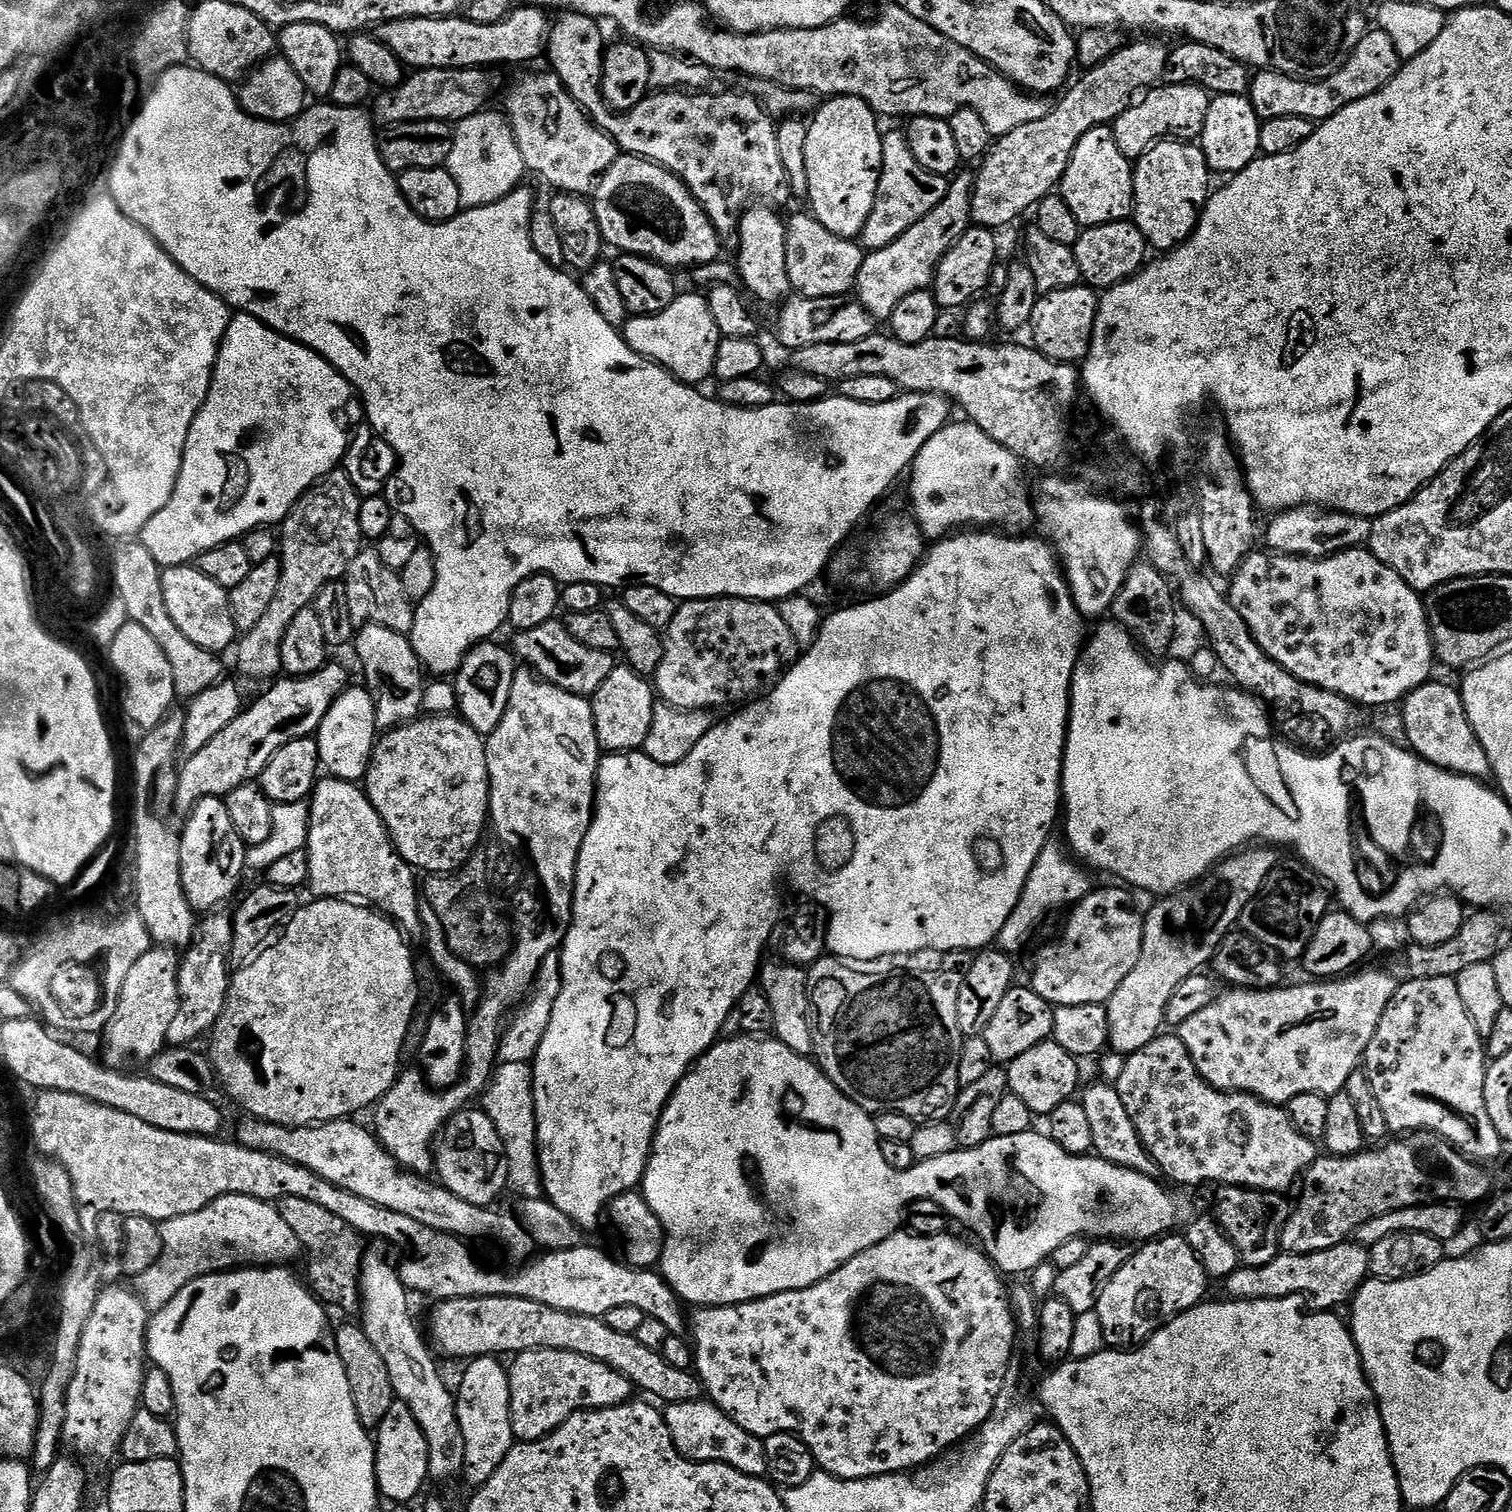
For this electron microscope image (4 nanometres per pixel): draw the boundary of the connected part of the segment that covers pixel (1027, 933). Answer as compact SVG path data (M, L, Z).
M1049 842L1038 854L1038 858L1026 878L1026 886L1022 890L1018 906L1014 906L1010 918L1006 918L1006 926L1002 926L1002 930L996 936L995 947L999 951L1009 954L1017 954L1016 952L1022 951L1032 936L1032 930L1050 912L1054 911L1055 908L1065 907L1064 909L1067 909L1078 903L1082 897L1093 892L1093 873L1075 859L1063 843L1060 844Z

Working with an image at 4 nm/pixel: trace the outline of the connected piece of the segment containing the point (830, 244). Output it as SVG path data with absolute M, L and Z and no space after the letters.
M804 212L797 216L789 215L786 220L786 274L792 283L792 292L806 298L848 296L856 287L865 249L856 240L830 234L830 230L826 230L826 226L822 226L815 216Z

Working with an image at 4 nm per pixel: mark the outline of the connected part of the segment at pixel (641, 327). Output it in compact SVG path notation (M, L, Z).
M684 294L677 295L660 313L633 315L624 324L622 335L630 350L659 364L683 384L693 386L703 385L703 380L713 375L722 339L718 326L714 326L707 299L703 295Z

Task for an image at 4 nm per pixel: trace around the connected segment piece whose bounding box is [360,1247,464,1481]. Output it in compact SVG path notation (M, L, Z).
M369 1247L360 1263L364 1333L370 1342L374 1342L382 1362L386 1362L386 1371L390 1374L397 1401L410 1406L410 1414L414 1414L418 1426L422 1426L422 1434L426 1434L429 1477L433 1481L459 1477L464 1470L464 1443L462 1430L458 1426L453 1389L444 1385L440 1368L436 1365L437 1357L429 1341L422 1335L421 1329L420 1332L416 1329L416 1320L408 1313L410 1293L402 1286L397 1265L393 1261L391 1264L384 1257L385 1249L380 1248Z

